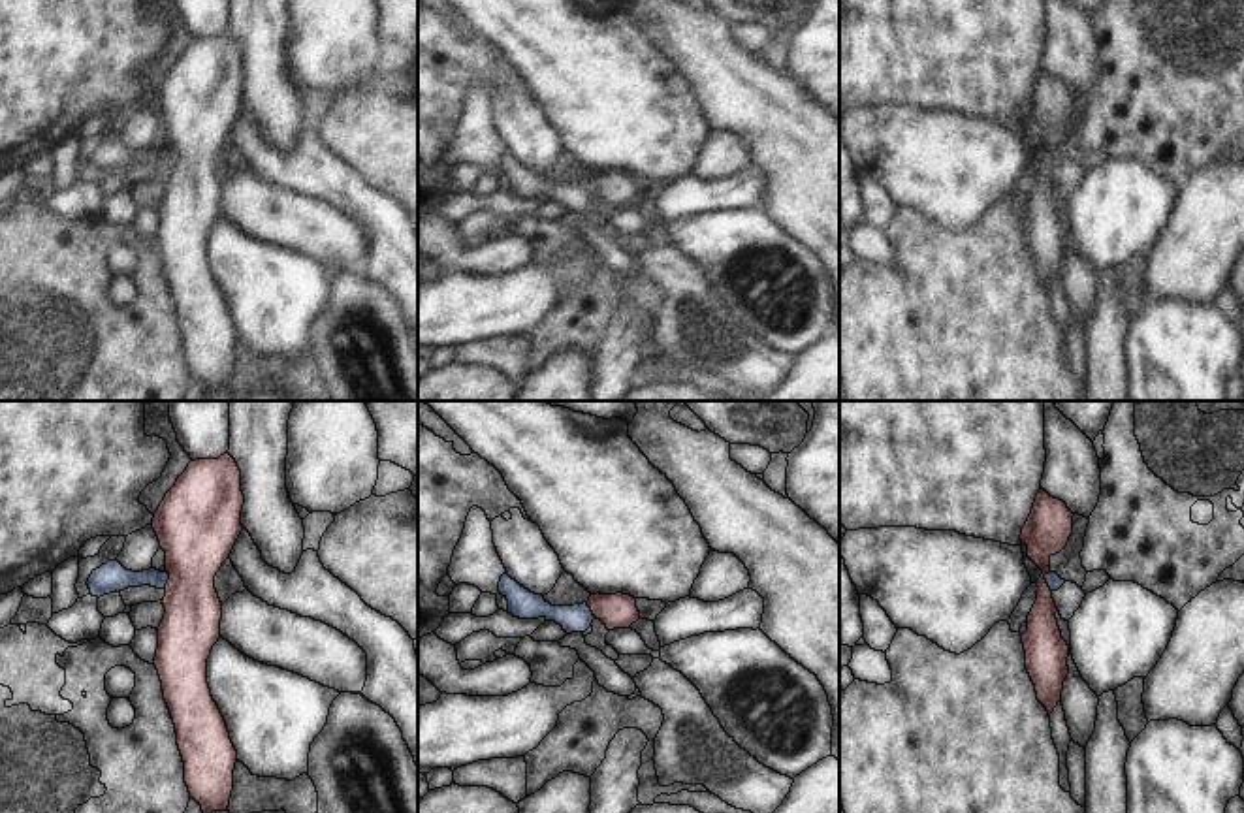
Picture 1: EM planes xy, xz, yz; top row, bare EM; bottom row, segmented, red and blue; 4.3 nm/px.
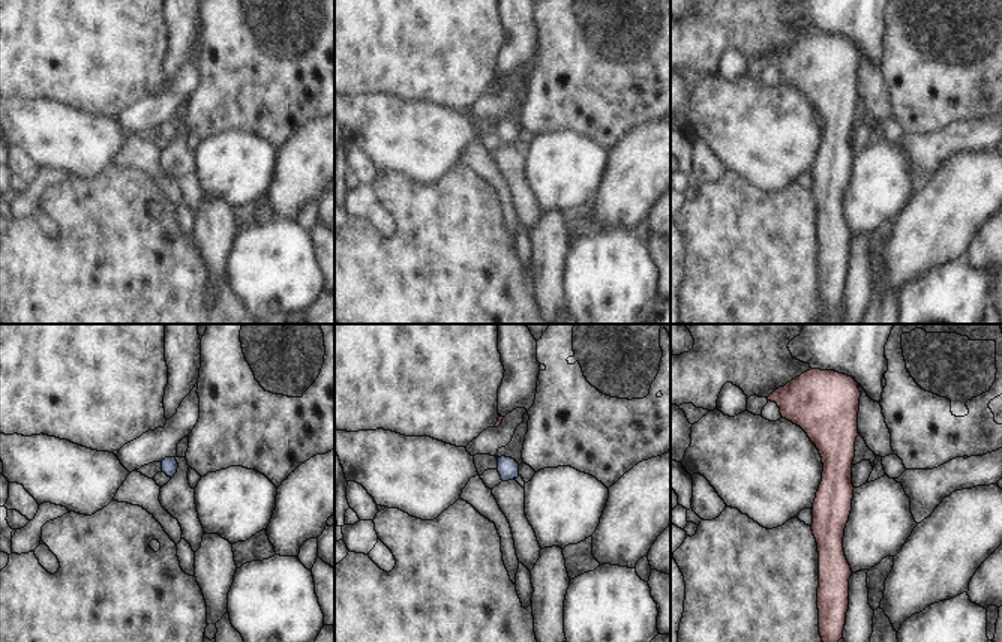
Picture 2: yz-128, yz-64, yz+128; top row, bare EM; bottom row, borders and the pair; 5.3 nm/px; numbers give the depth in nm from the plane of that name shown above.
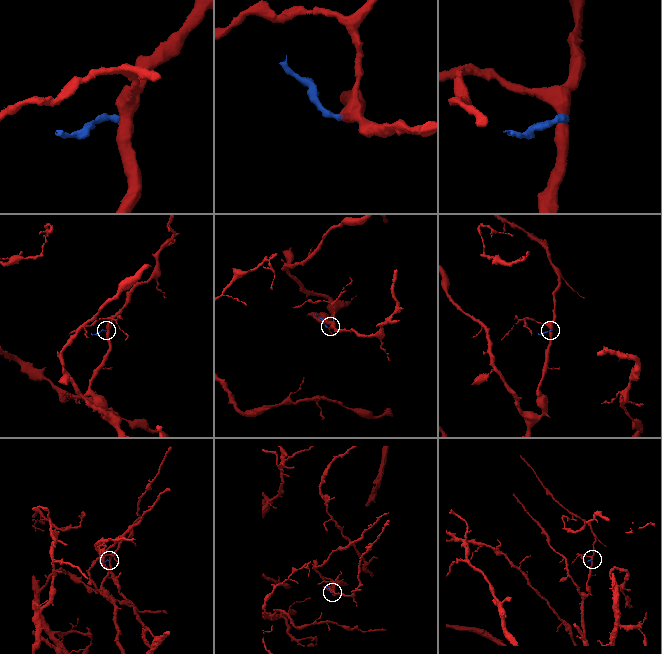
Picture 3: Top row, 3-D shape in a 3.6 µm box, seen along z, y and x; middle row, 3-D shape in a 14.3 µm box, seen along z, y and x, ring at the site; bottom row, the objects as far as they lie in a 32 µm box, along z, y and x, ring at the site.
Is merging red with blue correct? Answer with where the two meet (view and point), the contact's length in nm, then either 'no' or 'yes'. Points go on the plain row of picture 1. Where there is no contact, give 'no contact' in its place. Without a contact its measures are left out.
contact yz (1045, 160); length 100 nm; no

